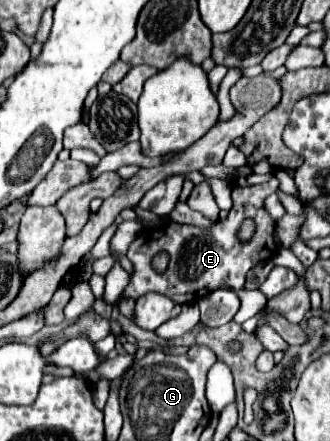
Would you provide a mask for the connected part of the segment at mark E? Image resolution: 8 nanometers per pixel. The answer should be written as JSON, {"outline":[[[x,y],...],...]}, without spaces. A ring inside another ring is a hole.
{"outline":[[[250,174],[248,178],[238,178],[234,184],[242,184],[242,188],[236,188],[236,190],[242,190],[242,194],[232,196],[234,206],[228,218],[218,220],[212,228],[198,228],[198,226],[170,222],[156,230],[142,230],[128,248],[128,260],[134,266],[134,276],[130,278],[122,296],[136,300],[142,294],[158,292],[172,298],[176,304],[194,304],[198,302],[198,298],[204,298],[206,294],[222,286],[242,290],[248,270],[256,262],[272,258],[276,254],[274,220],[266,212],[264,200],[276,192],[278,180],[274,174],[268,174],[268,176]],[[246,218],[254,220],[256,230],[248,242],[240,242],[236,234],[240,230],[240,224]],[[160,252],[166,252],[170,256],[166,272],[156,272],[152,268],[152,258]]]}

